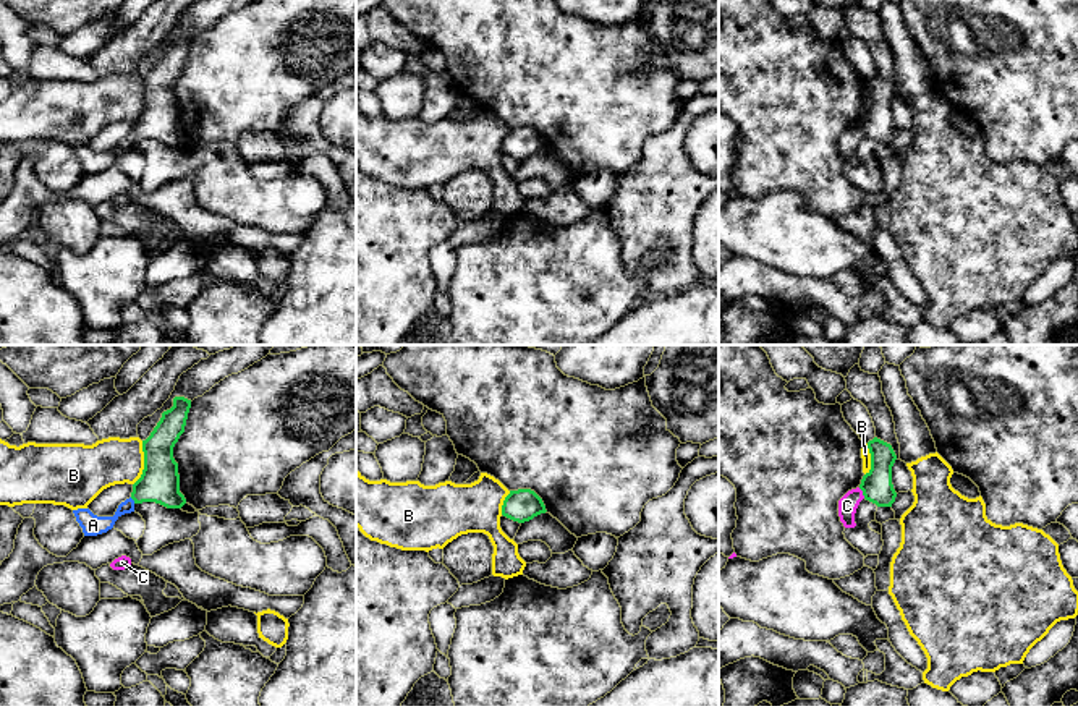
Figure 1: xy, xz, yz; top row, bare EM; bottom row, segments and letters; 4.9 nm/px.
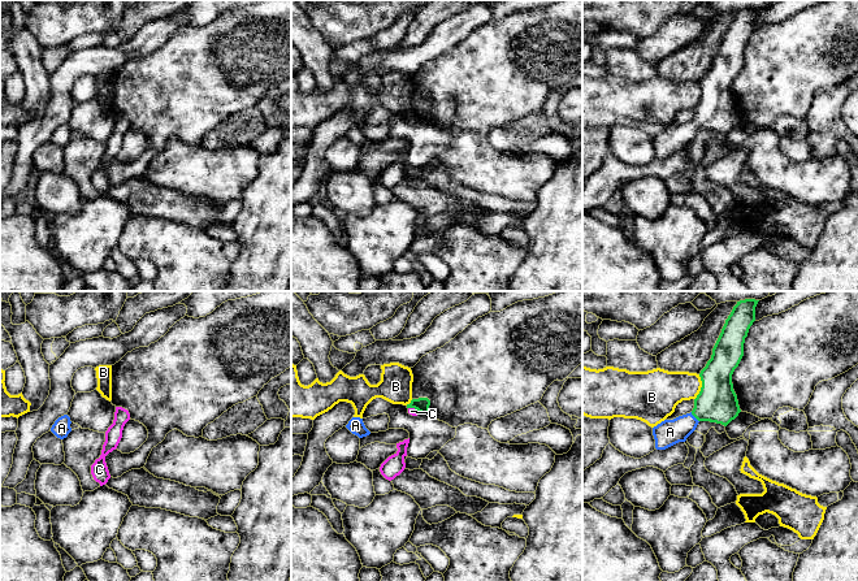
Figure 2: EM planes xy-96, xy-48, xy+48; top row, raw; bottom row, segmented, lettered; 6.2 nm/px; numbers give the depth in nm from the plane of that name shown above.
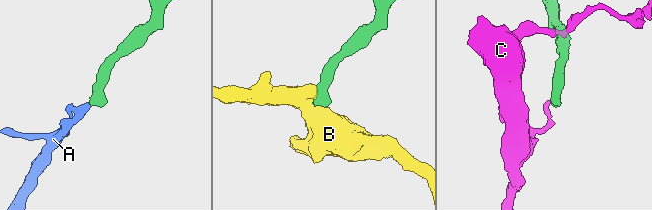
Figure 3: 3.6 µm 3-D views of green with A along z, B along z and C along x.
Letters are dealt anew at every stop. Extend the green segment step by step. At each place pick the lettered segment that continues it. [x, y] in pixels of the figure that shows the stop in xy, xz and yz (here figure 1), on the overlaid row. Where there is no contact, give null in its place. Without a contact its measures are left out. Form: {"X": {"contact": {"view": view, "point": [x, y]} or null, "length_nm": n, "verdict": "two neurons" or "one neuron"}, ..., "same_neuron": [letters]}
{"A": {"contact": {"view": "xy", "point": [133, 499]}, "length_nm": 40, "verdict": "one neuron"}, "B": {"contact": {"view": "xy", "point": [144, 463]}, "length_nm": 220, "verdict": "two neurons"}, "C": {"contact": {"view": "yz", "point": [863, 493]}, "length_nm": 70, "verdict": "two neurons"}, "same_neuron": ["A"]}

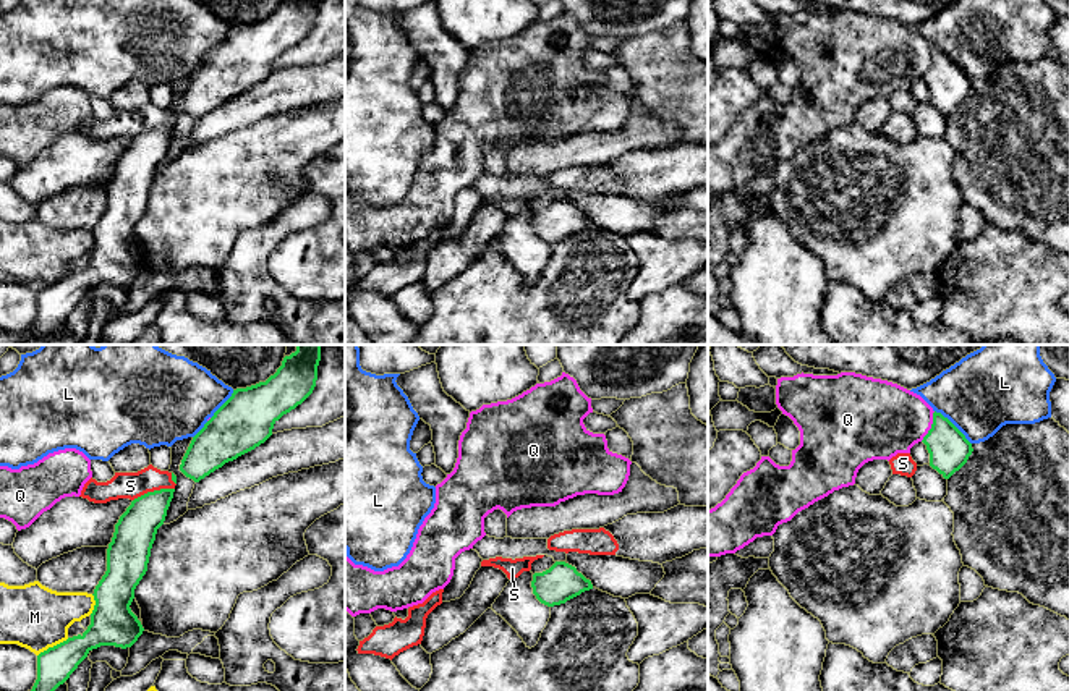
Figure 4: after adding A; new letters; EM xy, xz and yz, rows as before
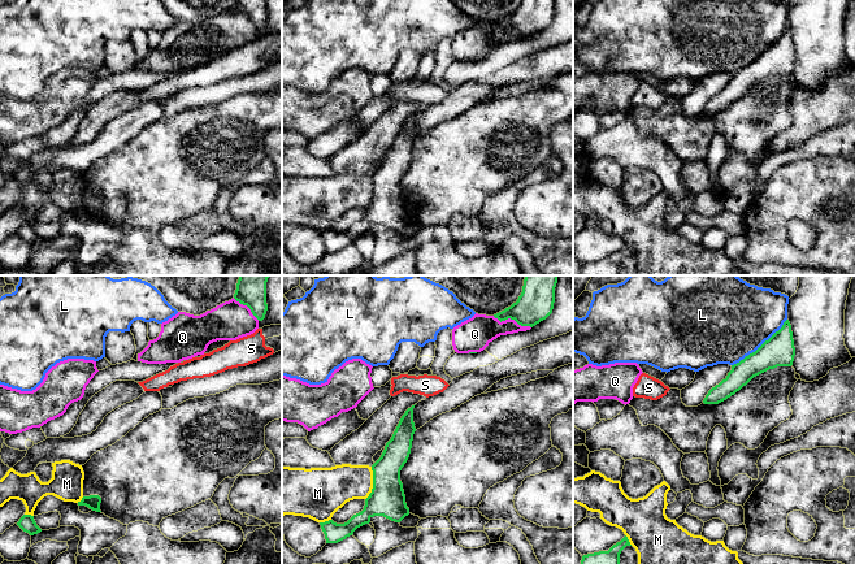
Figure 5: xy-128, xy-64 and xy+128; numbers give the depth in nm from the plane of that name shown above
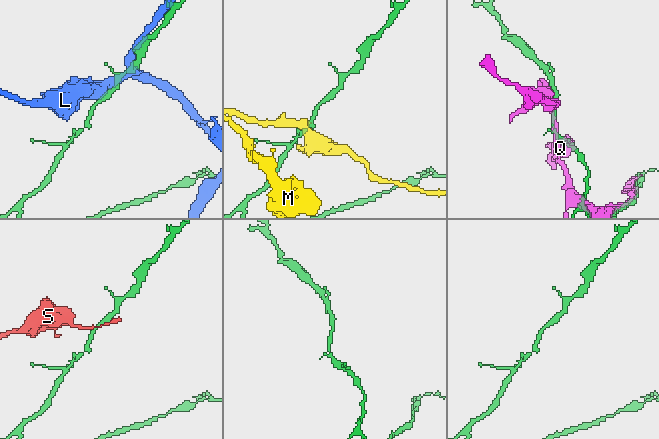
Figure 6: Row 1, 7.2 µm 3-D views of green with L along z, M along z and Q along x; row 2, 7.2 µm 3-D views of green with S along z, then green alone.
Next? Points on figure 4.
{"L": {"contact": {"view": "yz", "point": [954, 426]}, "length_nm": 260, "verdict": "two neurons"}, "M": {"contact": {"view": "xy", "point": [54, 646]}, "length_nm": 180, "verdict": "two neurons"}, "Q": {"contact": {"view": "yz", "point": [932, 426]}, "length_nm": 170, "verdict": "two neurons"}, "S": {"contact": {"view": "xy", "point": [154, 491]}, "length_nm": 220, "verdict": "two neurons"}, "same_neuron": []}

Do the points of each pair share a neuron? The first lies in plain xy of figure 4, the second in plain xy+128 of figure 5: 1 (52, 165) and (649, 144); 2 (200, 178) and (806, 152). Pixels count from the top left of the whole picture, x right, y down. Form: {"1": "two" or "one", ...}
{"1": "one", "2": "two"}

